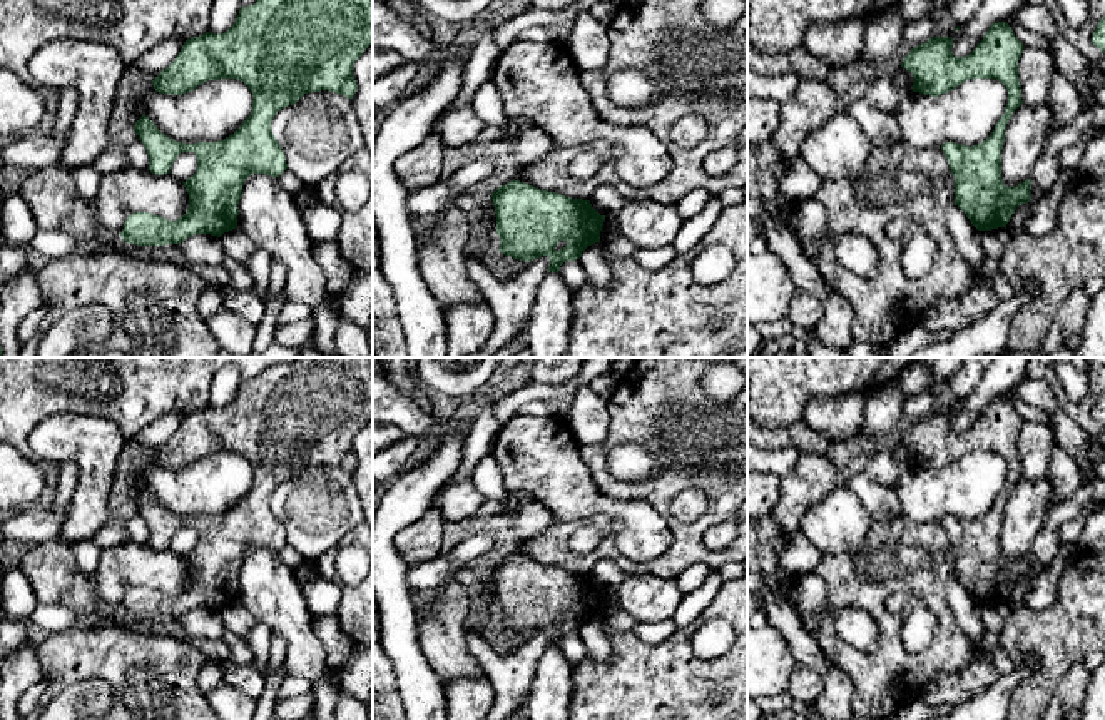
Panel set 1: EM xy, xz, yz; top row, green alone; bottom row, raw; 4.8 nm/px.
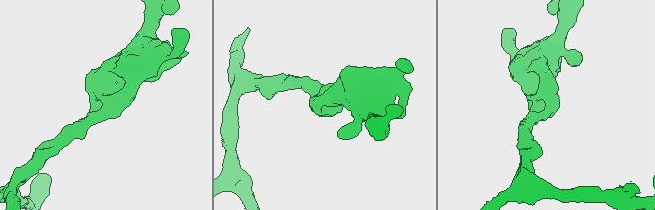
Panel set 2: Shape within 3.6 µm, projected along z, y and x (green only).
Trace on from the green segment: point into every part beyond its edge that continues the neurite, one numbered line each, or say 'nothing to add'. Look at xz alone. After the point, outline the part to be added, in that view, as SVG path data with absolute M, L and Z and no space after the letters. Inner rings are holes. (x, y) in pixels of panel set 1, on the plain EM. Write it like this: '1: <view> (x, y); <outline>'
nothing to add

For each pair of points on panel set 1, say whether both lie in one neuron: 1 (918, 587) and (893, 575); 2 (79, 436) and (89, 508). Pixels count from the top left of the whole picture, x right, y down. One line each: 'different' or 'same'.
1: same
2: same

